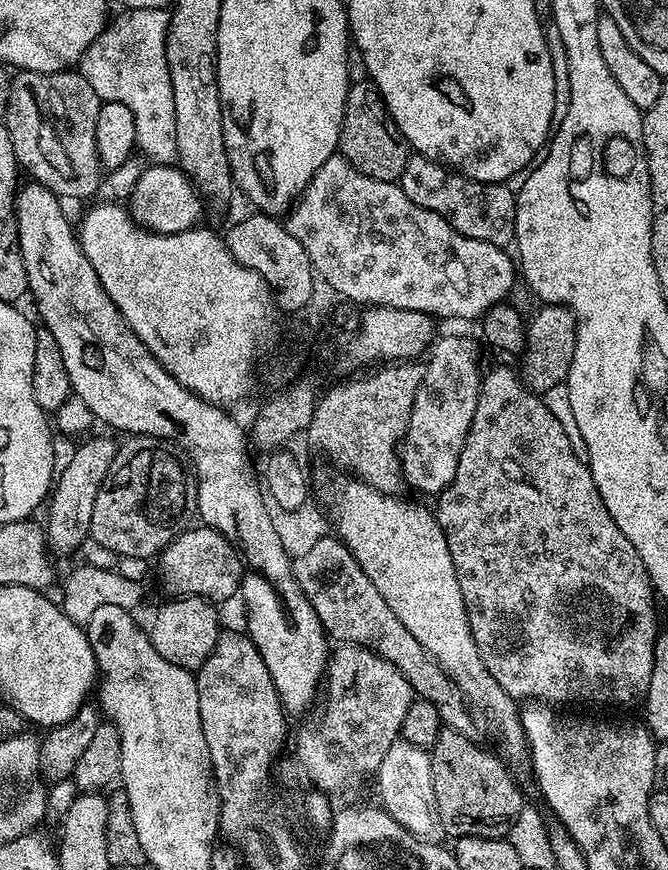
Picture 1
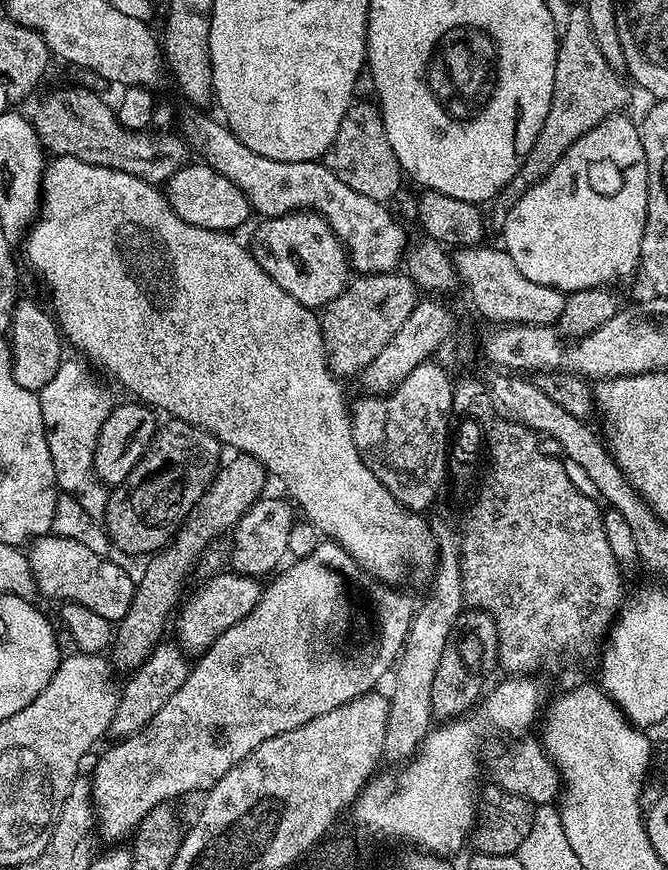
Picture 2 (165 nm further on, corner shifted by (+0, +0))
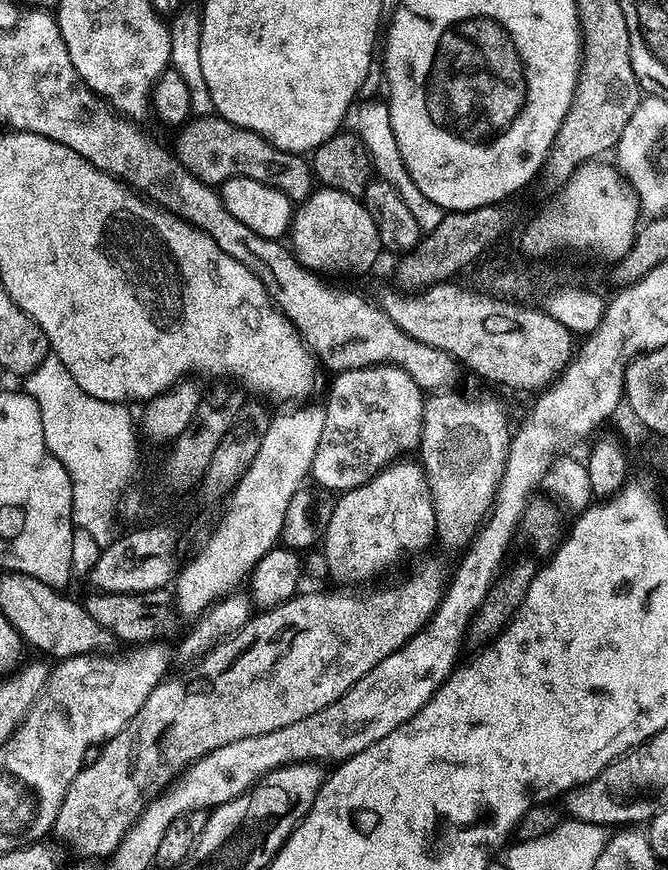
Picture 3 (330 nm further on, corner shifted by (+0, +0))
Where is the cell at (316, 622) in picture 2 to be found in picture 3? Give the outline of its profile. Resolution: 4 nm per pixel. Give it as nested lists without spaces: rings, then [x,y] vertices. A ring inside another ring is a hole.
[[[408,462],[391,464],[362,486],[336,496],[334,514],[326,517],[328,525],[325,528],[323,525],[322,528],[322,544],[324,540],[324,560],[328,563],[329,574],[340,576],[342,583],[352,584],[355,580],[372,580],[379,572],[394,567],[403,556],[412,556],[436,540],[434,502],[430,498],[430,486],[424,477],[424,470],[419,463],[404,463]]]

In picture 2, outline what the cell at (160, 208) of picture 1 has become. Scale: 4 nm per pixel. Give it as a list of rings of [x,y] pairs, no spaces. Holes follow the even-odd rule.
[[[189,162],[179,168],[166,182],[166,195],[174,214],[190,226],[202,226],[215,232],[235,233],[253,215],[252,205],[242,190],[222,174],[203,162]]]

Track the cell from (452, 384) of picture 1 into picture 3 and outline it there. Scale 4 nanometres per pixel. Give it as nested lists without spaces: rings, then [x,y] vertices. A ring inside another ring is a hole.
[[[391,364],[346,370],[335,373],[331,379],[332,397],[324,408],[322,438],[310,476],[328,488],[324,490],[339,494],[362,486],[389,465],[407,457],[404,456],[407,452],[419,449],[426,396],[410,374]]]

